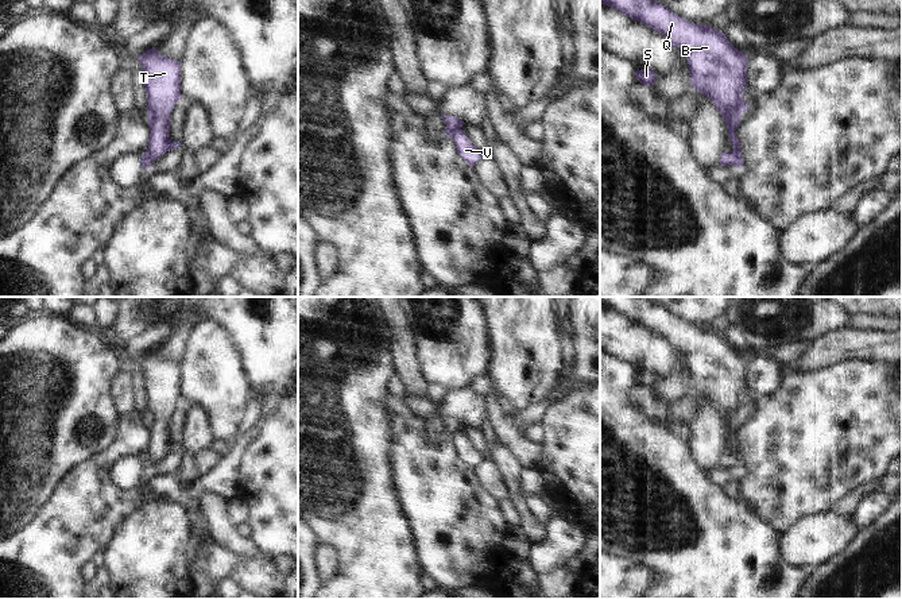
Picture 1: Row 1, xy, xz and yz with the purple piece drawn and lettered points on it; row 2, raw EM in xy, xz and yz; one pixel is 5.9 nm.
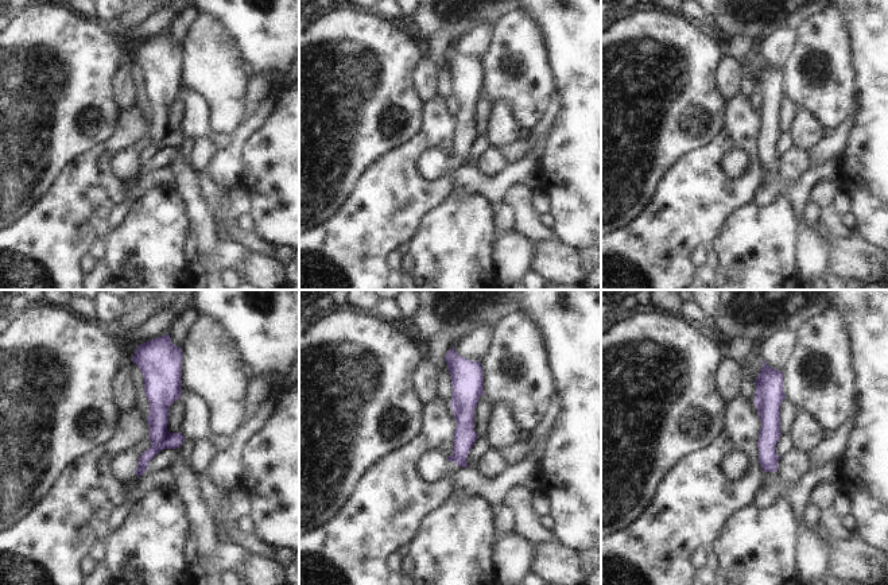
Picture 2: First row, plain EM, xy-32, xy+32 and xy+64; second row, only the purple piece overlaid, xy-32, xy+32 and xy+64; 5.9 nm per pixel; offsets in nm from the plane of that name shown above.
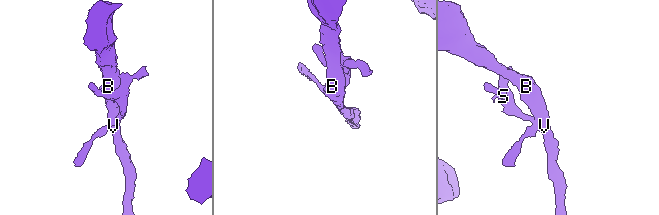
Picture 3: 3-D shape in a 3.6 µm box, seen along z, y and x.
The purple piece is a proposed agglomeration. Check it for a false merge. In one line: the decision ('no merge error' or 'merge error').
merge error

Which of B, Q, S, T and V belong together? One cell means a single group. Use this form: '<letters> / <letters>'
B Q T V / S

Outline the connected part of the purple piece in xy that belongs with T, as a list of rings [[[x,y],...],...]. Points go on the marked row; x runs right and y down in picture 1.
[[[150,49],[139,57],[143,67],[144,86],[148,104],[150,139],[146,151],[154,161],[169,151],[170,113],[181,97],[179,61],[170,59]]]

